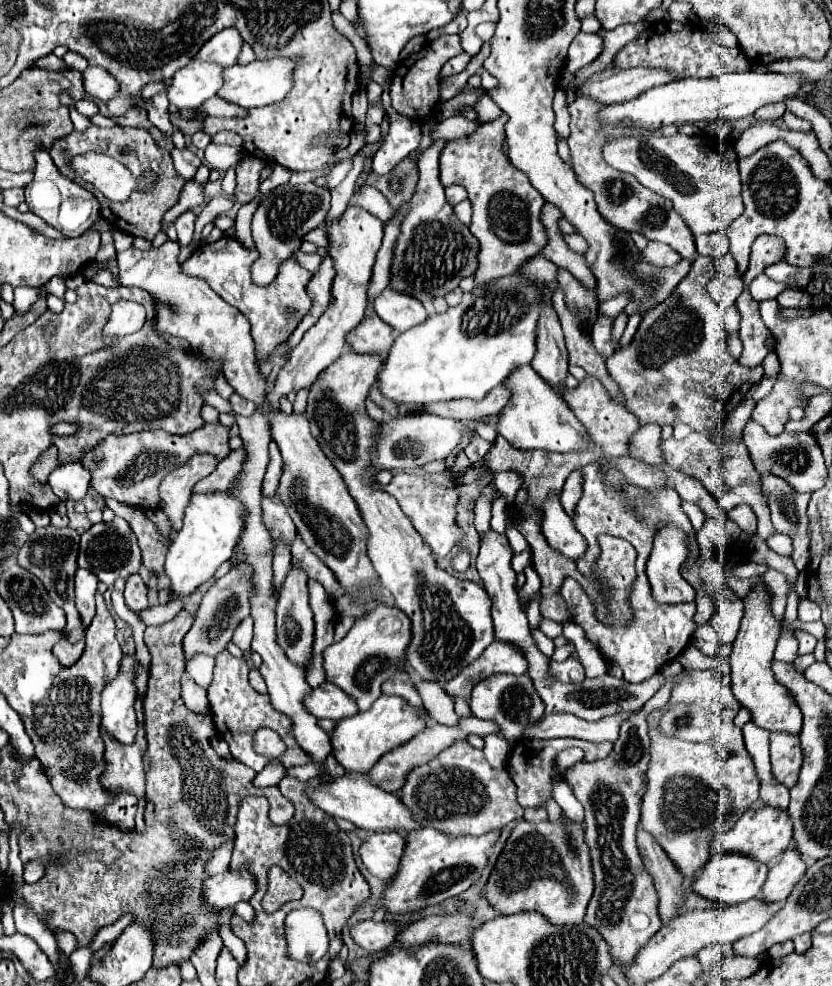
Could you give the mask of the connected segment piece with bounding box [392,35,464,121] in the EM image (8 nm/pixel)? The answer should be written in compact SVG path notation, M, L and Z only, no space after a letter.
M442 35L434 41L428 41L426 45L428 47L422 47L418 53L414 53L410 61L402 63L398 73L392 77L392 107L414 121L422 121L426 119L426 115L434 113L438 101L438 75L442 71L442 65L446 63L446 59L452 59L454 55L464 51L460 45L460 35Z

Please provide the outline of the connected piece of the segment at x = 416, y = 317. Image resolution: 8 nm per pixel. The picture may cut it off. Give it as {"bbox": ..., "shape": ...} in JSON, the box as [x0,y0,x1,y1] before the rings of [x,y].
{"bbox":[374,289,428,333],"shape":[[[384,289],[374,299],[374,311],[384,323],[388,323],[398,333],[414,325],[420,325],[428,317],[424,305],[418,299],[410,299],[408,295],[398,295],[398,291],[392,289]]]}

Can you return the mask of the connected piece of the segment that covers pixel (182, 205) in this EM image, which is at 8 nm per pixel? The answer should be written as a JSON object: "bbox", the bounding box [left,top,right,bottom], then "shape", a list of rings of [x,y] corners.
{"bbox":[162,181,204,231],"shape":[[[188,181],[182,189],[182,195],[178,199],[178,205],[172,207],[166,215],[164,215],[164,221],[162,221],[162,231],[166,231],[166,223],[174,221],[178,215],[182,215],[186,209],[194,209],[198,207],[200,203],[204,201],[204,187],[198,185],[196,181]]]}

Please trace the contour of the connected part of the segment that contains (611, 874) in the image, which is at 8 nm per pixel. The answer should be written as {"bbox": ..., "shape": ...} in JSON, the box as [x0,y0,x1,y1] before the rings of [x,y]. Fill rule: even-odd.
{"bbox":[566,673,680,969],"shape":[[[680,673],[670,677],[662,691],[658,691],[658,695],[654,695],[652,701],[634,715],[634,719],[622,723],[620,737],[608,757],[598,761],[578,761],[566,769],[566,781],[584,807],[586,841],[590,845],[596,883],[584,923],[594,927],[606,939],[612,961],[622,969],[632,965],[642,945],[646,945],[662,927],[656,913],[656,891],[636,849],[636,825],[640,819],[640,799],[646,791],[646,771],[650,763],[646,715],[670,699],[670,691],[678,677]]]}

